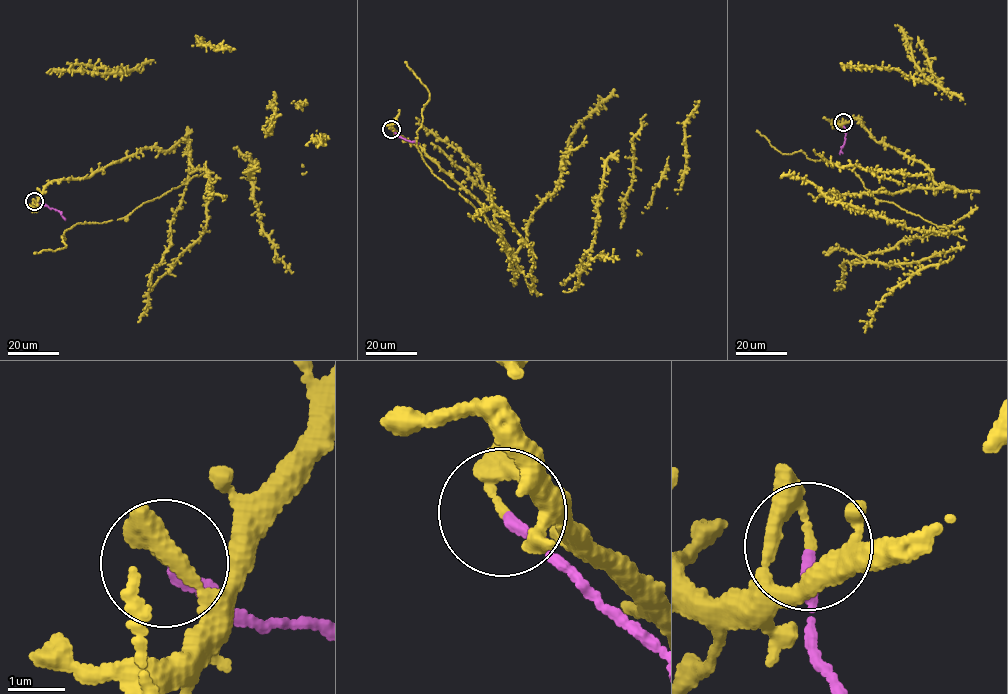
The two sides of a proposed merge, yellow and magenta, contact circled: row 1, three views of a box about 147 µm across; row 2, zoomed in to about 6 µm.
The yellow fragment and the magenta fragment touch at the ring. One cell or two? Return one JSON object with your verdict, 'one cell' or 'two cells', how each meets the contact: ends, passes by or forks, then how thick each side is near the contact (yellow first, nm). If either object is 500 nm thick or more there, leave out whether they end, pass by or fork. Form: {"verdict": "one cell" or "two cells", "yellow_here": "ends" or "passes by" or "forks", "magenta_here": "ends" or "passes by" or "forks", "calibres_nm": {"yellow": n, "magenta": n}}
{"verdict": "two cells", "yellow_here": "ends", "magenta_here": "ends", "calibres_nm": {"yellow": 180, "magenta": 200}}

